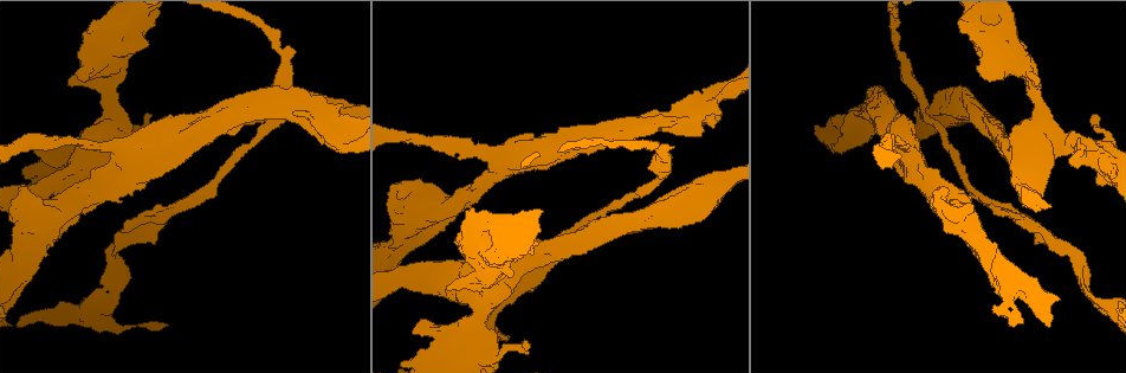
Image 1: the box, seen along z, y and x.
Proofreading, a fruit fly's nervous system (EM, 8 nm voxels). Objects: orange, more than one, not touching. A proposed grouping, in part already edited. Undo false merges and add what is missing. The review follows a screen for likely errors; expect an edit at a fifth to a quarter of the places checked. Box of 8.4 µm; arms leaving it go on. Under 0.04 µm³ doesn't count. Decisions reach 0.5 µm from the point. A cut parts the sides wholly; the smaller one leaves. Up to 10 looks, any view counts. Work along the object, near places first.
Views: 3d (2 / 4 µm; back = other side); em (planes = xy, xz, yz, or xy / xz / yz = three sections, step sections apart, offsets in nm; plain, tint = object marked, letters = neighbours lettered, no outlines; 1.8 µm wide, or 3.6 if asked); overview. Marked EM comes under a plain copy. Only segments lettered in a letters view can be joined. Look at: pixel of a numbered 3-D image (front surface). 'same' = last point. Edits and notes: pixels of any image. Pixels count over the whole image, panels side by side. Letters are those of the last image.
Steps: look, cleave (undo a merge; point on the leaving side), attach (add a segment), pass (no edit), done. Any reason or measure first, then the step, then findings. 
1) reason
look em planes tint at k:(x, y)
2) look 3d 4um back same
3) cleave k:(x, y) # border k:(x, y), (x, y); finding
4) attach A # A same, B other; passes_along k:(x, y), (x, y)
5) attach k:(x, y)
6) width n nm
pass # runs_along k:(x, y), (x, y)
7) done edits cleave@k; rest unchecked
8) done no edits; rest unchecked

an open end
look 3d 4um at 1:(1039, 81)

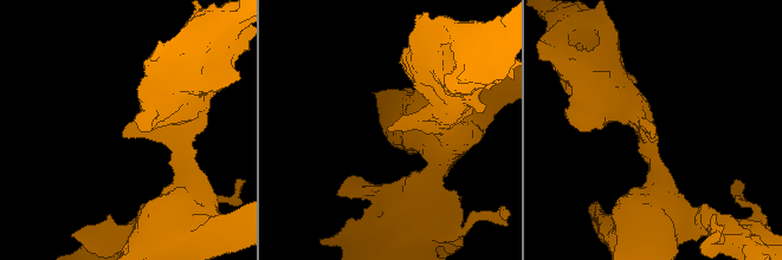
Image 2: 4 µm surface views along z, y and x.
shape alone is not enough
look em xy step 16 letters at 2:(124, 132)

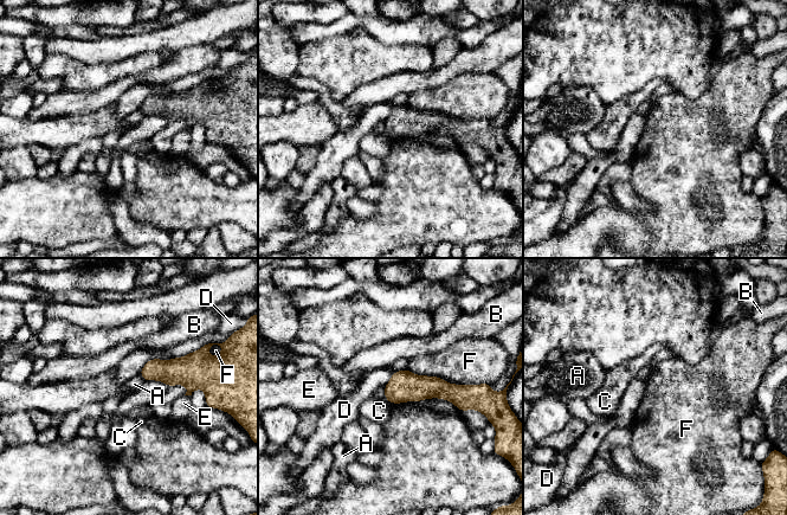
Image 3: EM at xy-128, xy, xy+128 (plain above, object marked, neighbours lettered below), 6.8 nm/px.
look em planes letters same

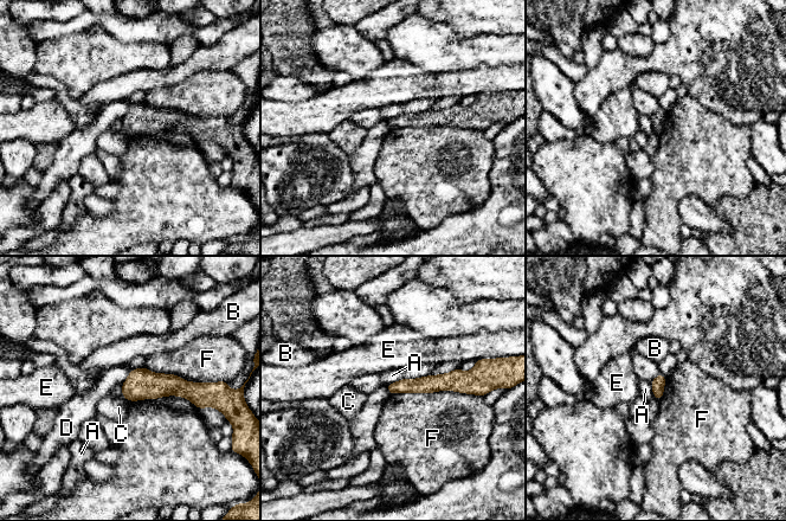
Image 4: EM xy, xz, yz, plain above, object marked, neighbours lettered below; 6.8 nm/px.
pass # A other, B other, C other, D other, E other, F other; border 4:(391, 393), (457, 391), (475, 396); none of them fits

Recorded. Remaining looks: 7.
free end
look 3d 4um at 1:(1010, 169)

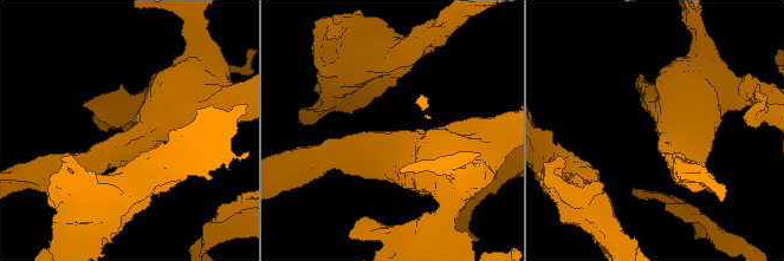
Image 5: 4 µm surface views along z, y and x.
need the tissue
look em 3.6um planes tint at 5:(395, 132)

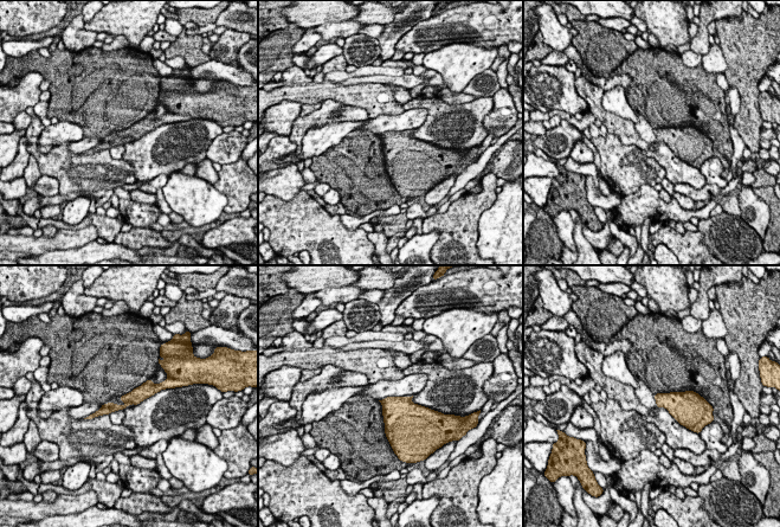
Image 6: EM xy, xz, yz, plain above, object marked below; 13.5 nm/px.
look em 3.6um planes letters same

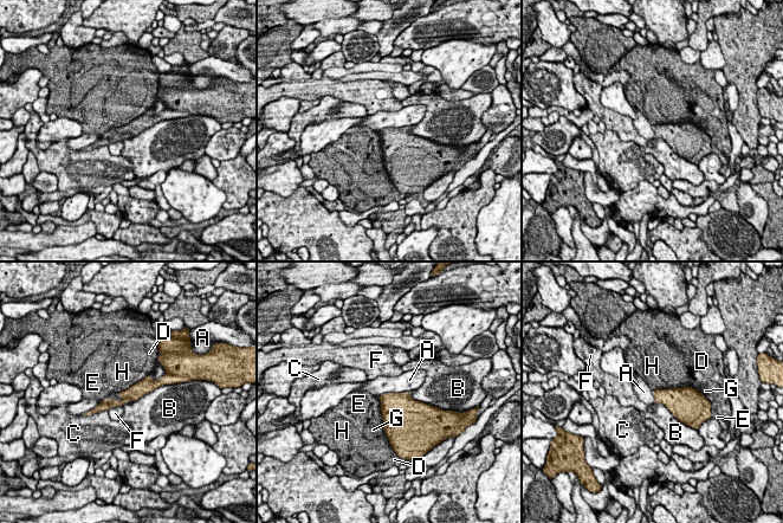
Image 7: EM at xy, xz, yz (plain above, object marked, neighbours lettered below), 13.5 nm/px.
pass # A other, B other, C other, D other, E other, F other, G other, H other; no lettered segment goes on from it

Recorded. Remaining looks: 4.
sharp bend
look em planes letters at 1:(484, 355)

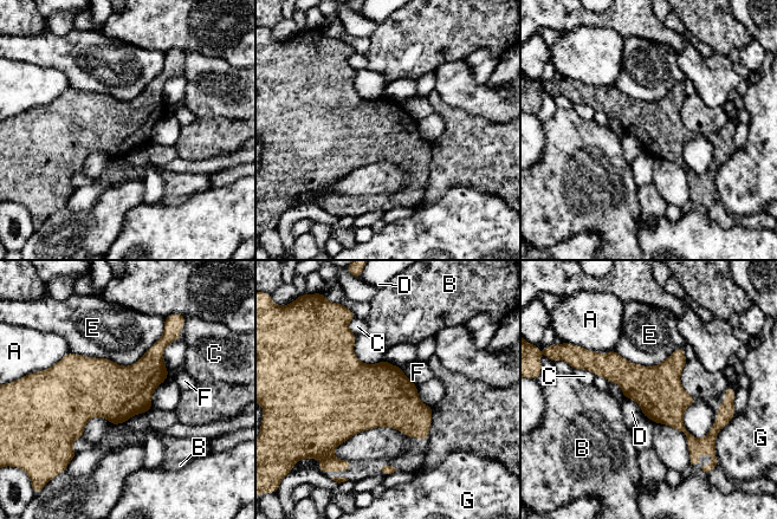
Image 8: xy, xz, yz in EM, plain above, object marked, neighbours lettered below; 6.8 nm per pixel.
width 320 nm
pass # A other, B other, C other, D other, E other, F other, G other; border 8:(625, 396), (633, 400), (643, 415); all the same neuron

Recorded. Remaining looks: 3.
calibre changes
look em 3.6um xy step 16 letters at 1:(88, 303)

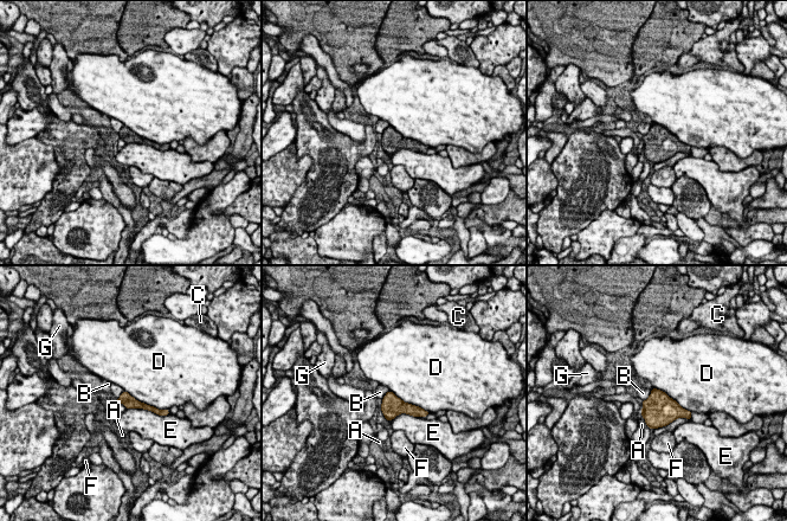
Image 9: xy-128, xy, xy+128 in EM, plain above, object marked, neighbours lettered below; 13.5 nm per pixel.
look em 3.6um planes letters same

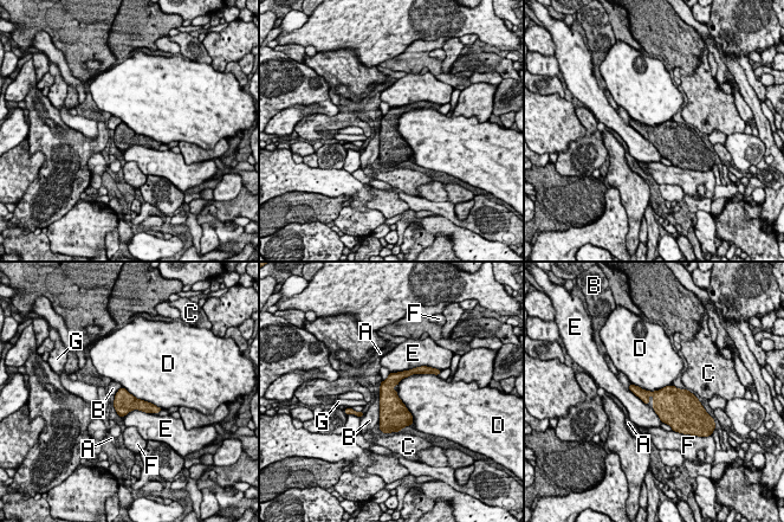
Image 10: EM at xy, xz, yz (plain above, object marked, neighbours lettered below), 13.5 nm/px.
pass # A other, B other, C other, D other, E other, F other, G other; border 10:(630, 382), (650, 391), (672, 385); one neuron here

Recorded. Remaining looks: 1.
done no edits; rest unchecked

